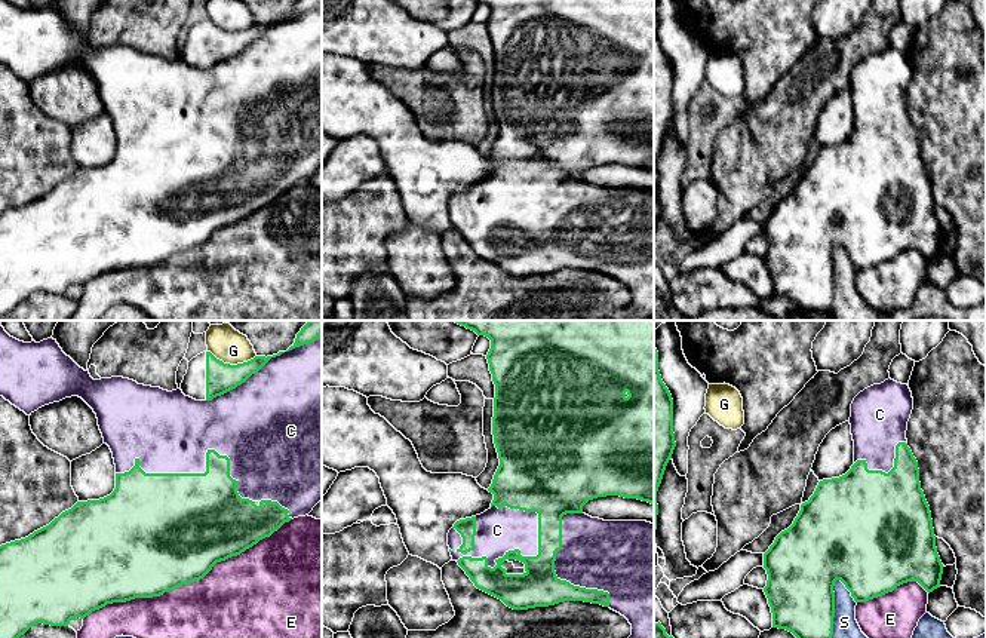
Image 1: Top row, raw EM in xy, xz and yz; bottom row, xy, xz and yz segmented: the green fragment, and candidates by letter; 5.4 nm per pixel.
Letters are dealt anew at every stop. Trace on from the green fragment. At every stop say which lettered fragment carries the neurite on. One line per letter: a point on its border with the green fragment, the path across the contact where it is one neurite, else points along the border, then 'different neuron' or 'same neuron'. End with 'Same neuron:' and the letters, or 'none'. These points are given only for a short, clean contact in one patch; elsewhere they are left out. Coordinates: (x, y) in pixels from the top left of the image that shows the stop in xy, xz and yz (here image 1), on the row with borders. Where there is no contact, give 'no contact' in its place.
C: meets green in xz at (515, 549); same neuron
E: meets green in xy at (187, 583); different neuron
G: meets green in xy at (232, 365); different neuron
S: meets green in yz at (834, 607); different neuron
Same neuron: C

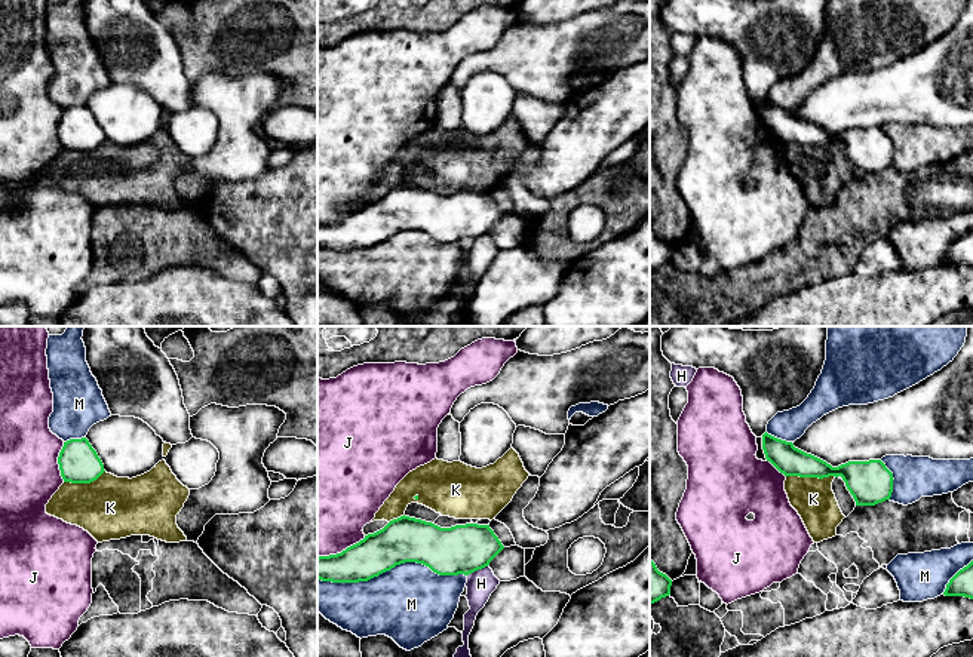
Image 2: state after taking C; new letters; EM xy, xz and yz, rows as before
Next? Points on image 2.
H: meets green in xz at (476, 570); different neuron
J: meets green in xz at (343, 550); different neuron
K: meets green in yz at (812, 476); different neuron
M: meets green in xz at (392, 567); different neuron
Same neuron: none

